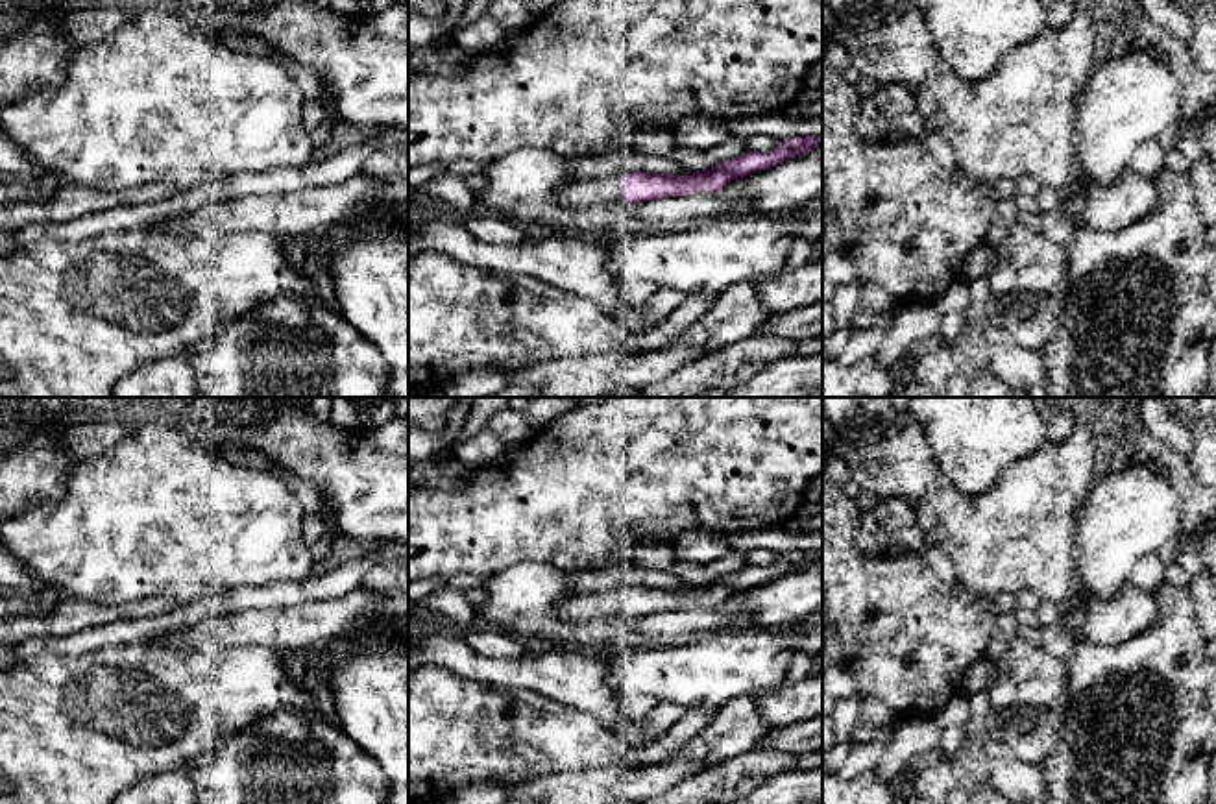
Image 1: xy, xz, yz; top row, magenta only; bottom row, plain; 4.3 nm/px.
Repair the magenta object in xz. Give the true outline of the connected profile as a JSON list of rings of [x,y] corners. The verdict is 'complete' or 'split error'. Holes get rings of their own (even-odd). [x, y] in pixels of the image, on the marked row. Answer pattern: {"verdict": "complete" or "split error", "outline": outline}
{"verdict": "split error", "outline": [[[791,137],[785,140],[778,140],[771,152],[747,150],[737,157],[724,159],[710,170],[693,172],[691,176],[630,172],[623,177],[610,176],[586,179],[562,189],[556,194],[556,201],[562,207],[584,207],[601,200],[625,198],[626,201],[636,205],[647,200],[686,196],[693,192],[715,192],[726,187],[736,177],[745,177],[754,172],[771,168],[813,148],[817,148],[817,139]]]}

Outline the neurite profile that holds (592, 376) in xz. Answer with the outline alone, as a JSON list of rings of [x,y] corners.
[[[669,346],[639,353],[601,353],[560,359],[516,370],[512,384],[536,388],[536,397],[604,397],[667,379],[706,355],[700,346]]]

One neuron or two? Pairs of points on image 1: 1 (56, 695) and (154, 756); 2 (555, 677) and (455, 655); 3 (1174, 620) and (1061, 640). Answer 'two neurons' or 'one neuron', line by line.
1: one neuron
2: one neuron
3: two neurons

